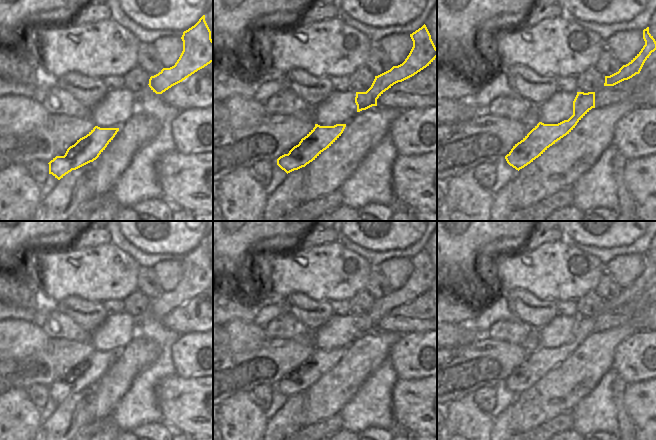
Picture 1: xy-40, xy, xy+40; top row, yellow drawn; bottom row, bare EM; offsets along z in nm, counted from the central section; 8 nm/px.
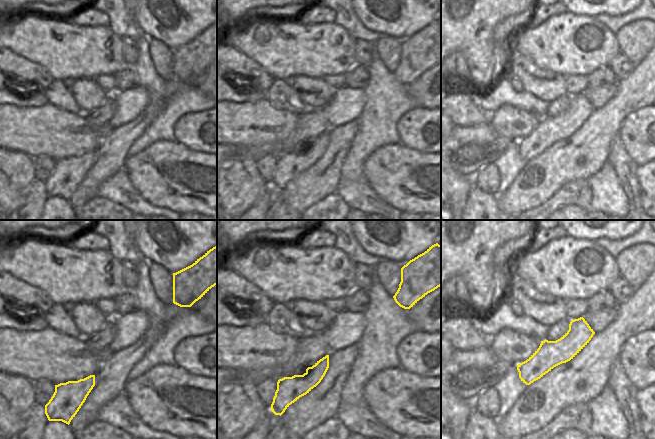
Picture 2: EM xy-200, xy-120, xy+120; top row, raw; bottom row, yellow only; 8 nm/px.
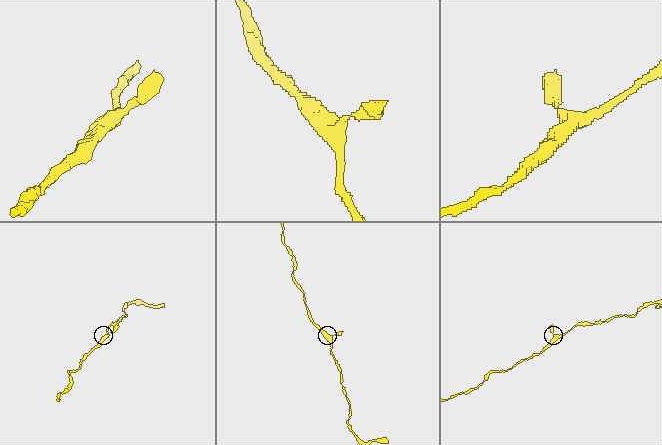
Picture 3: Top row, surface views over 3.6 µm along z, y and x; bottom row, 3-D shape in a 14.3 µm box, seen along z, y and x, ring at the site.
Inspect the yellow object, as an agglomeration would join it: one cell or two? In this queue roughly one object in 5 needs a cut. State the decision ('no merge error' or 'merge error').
no merge error

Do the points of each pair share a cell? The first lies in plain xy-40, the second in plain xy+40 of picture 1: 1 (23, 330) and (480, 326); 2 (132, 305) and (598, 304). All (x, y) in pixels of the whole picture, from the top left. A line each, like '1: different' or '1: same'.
1: different
2: same

